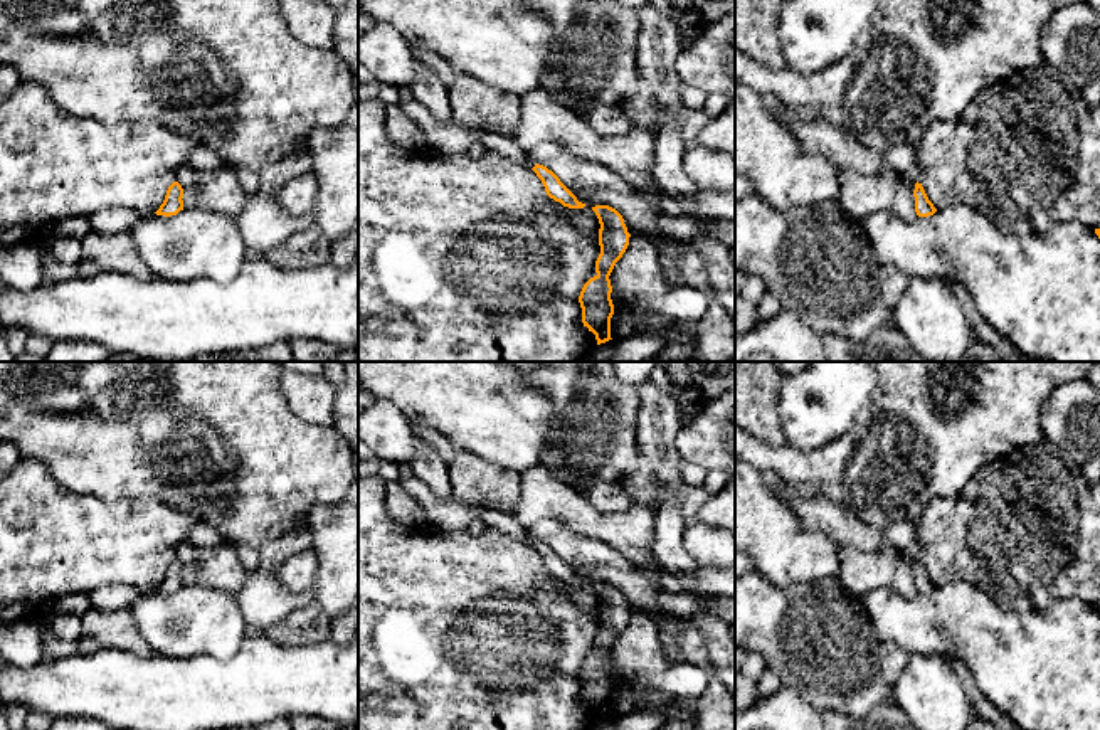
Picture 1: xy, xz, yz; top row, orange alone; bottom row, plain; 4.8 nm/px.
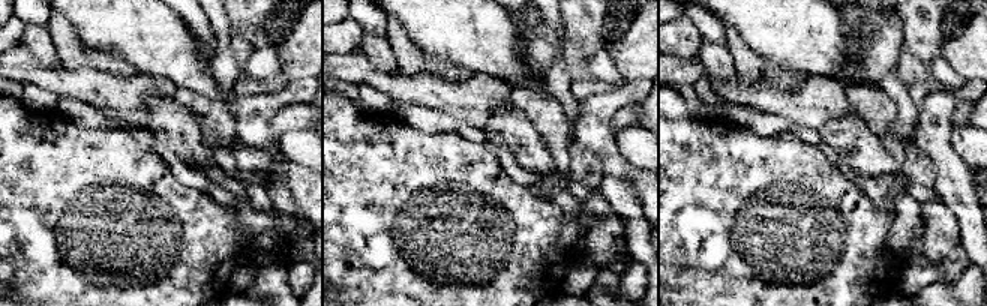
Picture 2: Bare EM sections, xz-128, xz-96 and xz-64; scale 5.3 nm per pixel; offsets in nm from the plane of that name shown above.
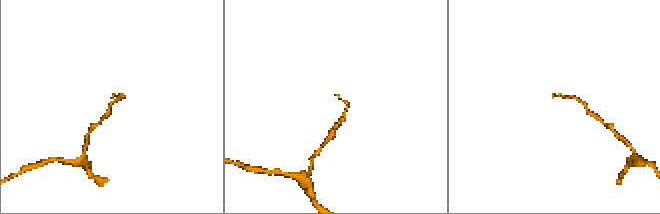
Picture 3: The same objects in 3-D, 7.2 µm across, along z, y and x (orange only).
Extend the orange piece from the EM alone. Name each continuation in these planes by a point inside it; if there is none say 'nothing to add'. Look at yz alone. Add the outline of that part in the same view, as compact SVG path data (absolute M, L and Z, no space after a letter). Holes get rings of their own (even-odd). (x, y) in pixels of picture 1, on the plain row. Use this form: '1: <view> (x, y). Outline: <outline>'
nothing to add

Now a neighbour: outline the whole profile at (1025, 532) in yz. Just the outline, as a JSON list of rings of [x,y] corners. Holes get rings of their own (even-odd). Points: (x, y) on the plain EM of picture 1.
[[[1043,439],[984,466],[959,495],[933,498],[913,520],[917,558],[937,587],[965,580],[1006,611],[1026,614],[1060,599],[1100,606],[1100,484],[1090,483],[1081,464]]]

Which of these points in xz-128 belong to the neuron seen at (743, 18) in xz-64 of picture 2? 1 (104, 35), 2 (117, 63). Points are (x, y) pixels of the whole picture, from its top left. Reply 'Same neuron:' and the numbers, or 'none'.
Same neuron: 1

